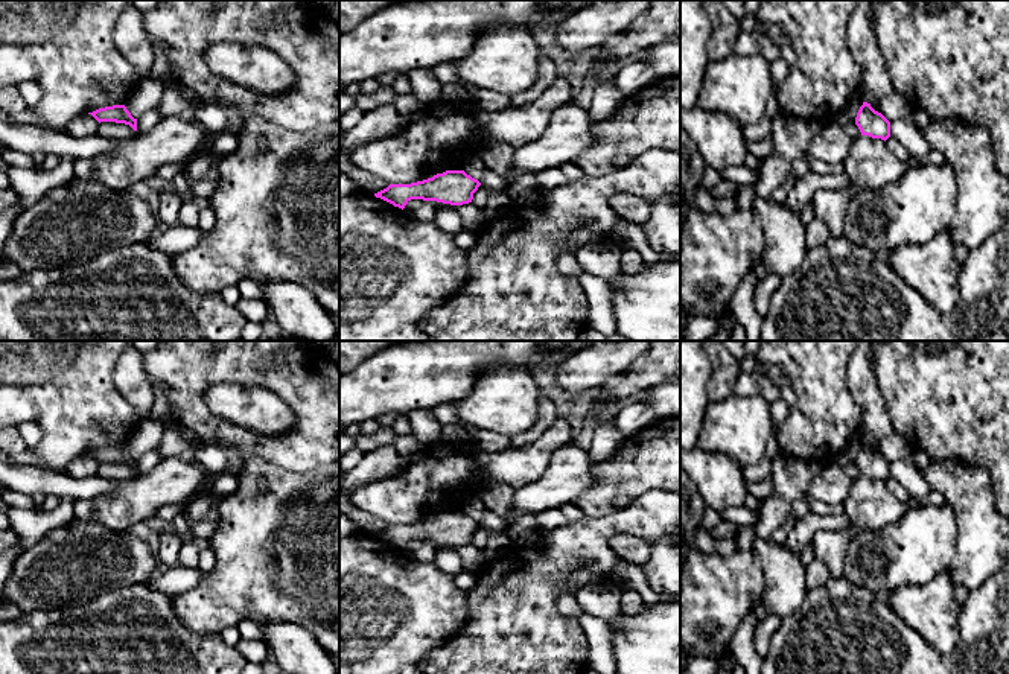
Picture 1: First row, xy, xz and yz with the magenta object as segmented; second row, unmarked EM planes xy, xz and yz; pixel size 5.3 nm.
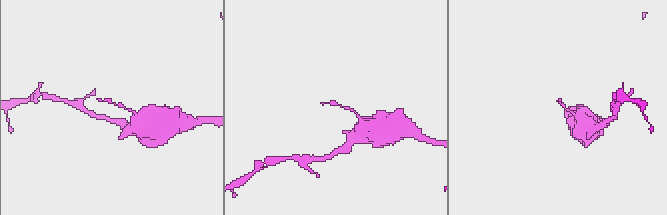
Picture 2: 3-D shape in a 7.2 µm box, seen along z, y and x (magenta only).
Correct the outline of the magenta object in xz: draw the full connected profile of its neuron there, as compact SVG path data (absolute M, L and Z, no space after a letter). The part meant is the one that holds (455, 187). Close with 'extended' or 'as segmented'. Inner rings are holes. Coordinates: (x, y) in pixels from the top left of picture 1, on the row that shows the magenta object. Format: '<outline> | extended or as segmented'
M446 170L411 184L390 184L374 196L402 210L411 199L463 205L472 202L479 186L481 183L464 170Z | as segmented

